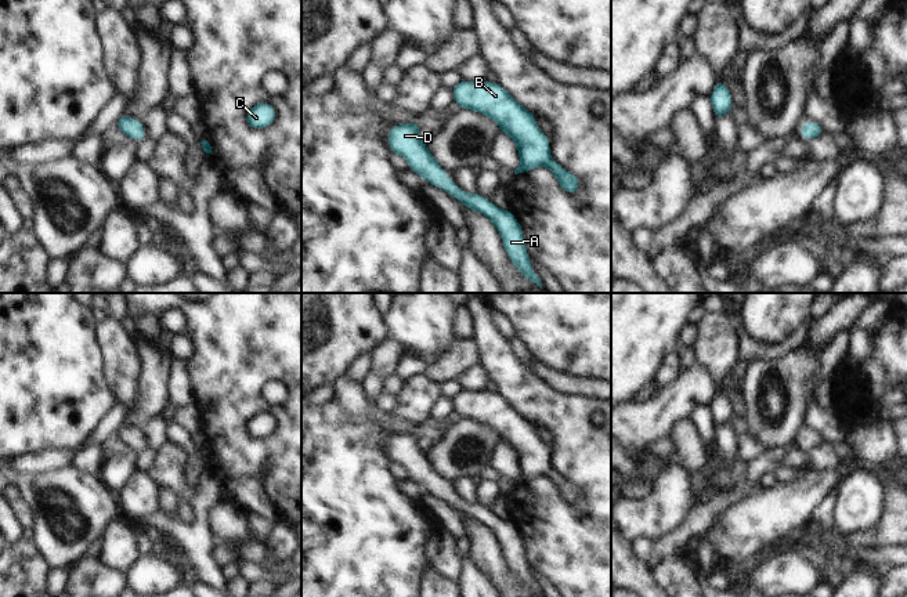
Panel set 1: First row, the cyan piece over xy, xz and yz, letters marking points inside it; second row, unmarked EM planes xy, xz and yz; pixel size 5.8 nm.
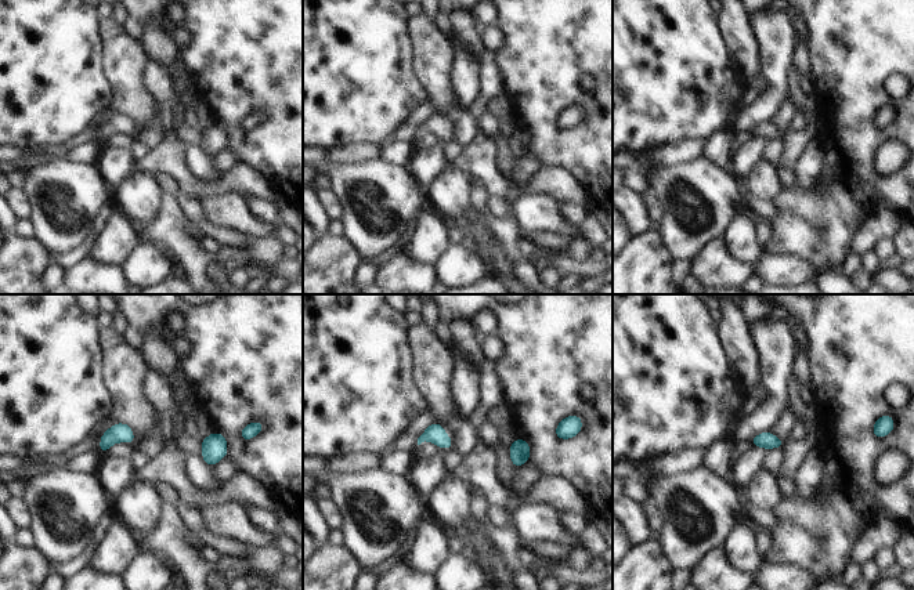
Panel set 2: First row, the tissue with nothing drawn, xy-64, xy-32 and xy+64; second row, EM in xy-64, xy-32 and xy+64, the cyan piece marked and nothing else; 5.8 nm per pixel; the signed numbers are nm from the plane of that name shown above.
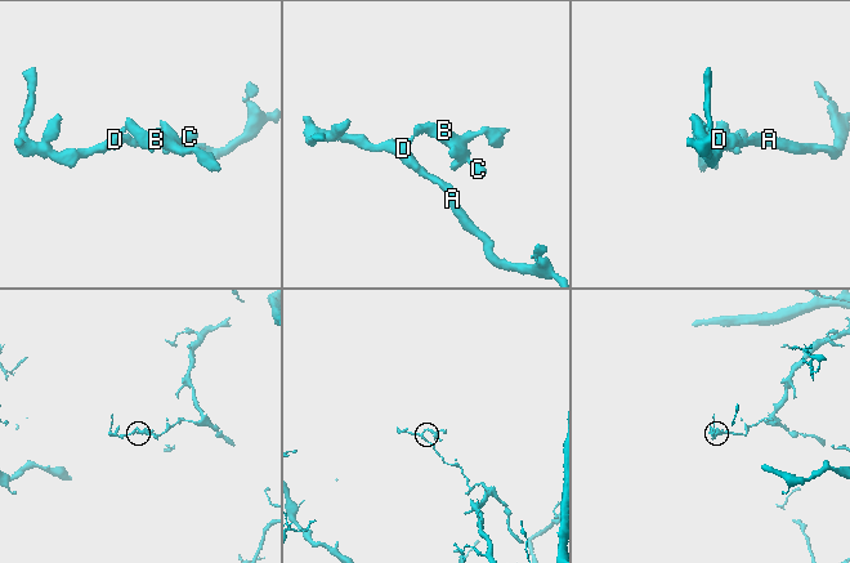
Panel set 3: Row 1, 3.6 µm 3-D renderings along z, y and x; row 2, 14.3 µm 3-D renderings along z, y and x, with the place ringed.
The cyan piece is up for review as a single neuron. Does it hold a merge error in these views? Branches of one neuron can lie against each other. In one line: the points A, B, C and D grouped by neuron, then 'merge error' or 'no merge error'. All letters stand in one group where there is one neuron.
A B C D; no merge error

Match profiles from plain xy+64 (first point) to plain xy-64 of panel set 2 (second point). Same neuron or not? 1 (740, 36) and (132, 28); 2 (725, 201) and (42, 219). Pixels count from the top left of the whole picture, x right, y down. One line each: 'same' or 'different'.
1: different
2: same

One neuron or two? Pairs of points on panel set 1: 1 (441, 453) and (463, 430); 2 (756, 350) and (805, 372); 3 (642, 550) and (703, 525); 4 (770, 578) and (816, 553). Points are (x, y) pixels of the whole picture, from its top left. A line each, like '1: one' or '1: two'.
1: one
2: two
3: one
4: two

